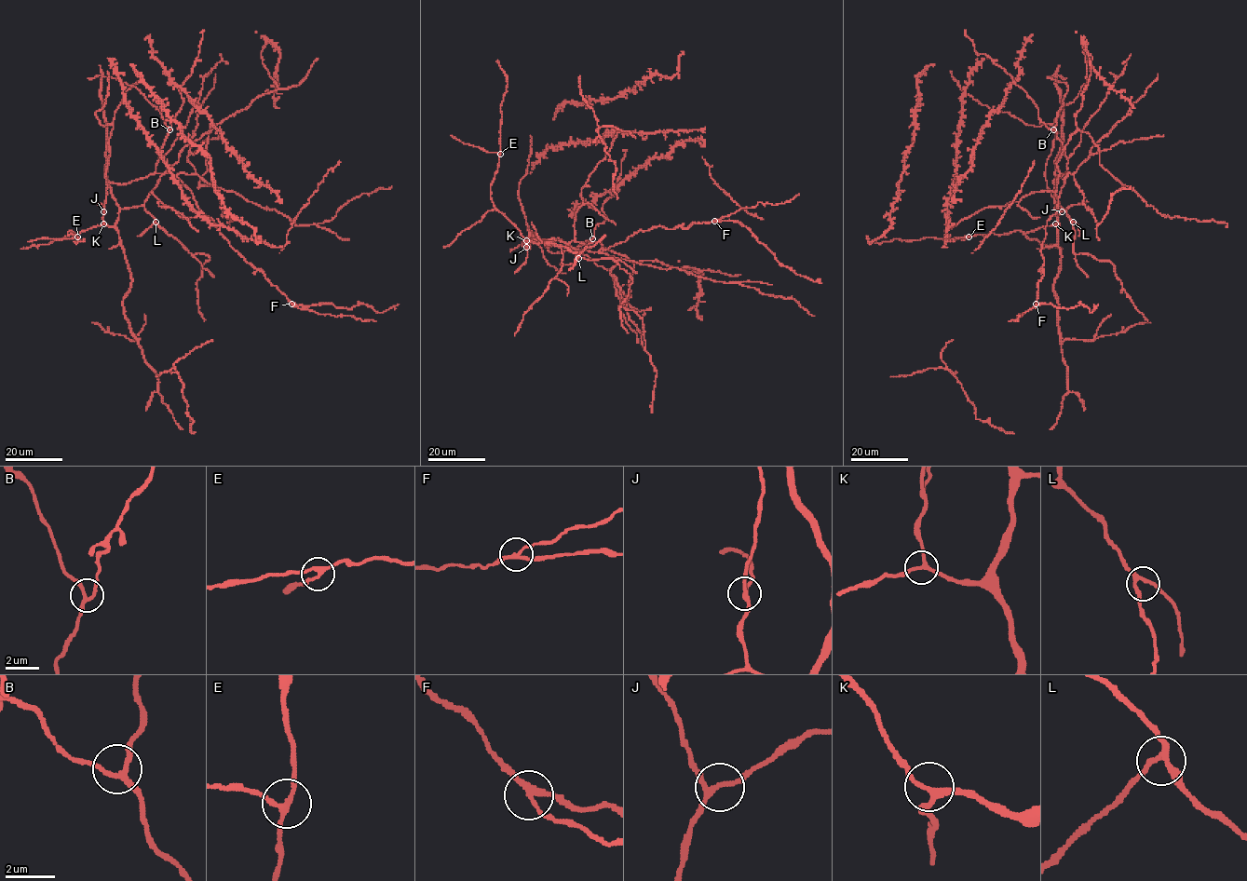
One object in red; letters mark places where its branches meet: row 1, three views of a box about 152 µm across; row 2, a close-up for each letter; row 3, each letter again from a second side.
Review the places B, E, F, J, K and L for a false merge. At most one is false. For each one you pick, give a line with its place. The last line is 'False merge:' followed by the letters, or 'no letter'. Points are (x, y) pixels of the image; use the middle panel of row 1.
F: (714, 221)
False merge: F

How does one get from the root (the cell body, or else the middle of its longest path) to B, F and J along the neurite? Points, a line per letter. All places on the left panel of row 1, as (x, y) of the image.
B: (106, 191), (103, 222), (114, 226), (119, 206), (108, 183), (126, 184), (152, 175), (169, 129)
F: (106, 191), (103, 222), (114, 226), (119, 206), (109, 182), (174, 175), (229, 244), (291, 304)
J: (106, 191), (103, 211)

